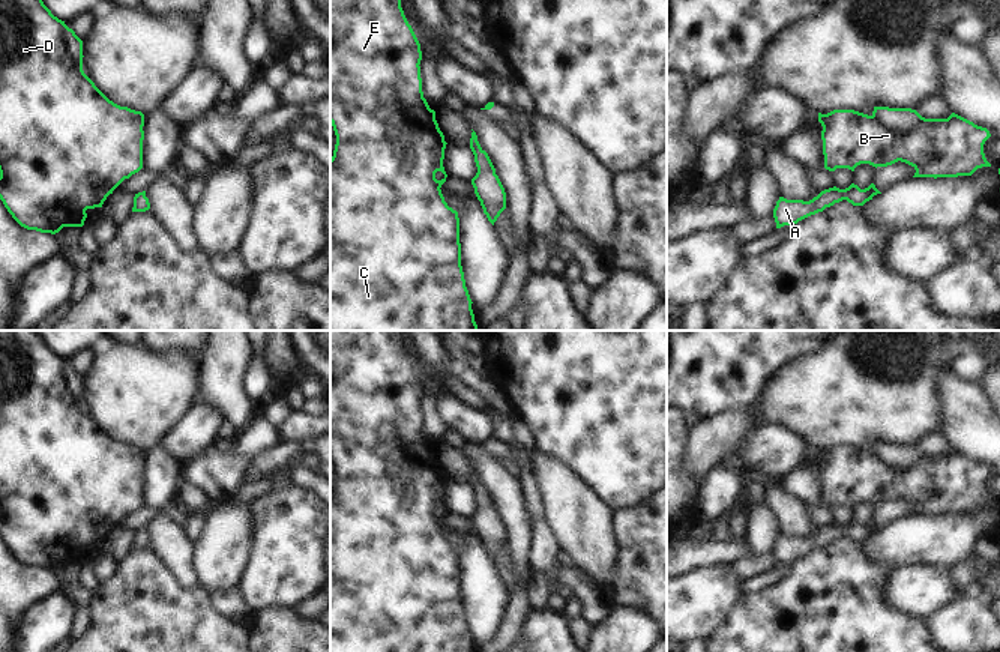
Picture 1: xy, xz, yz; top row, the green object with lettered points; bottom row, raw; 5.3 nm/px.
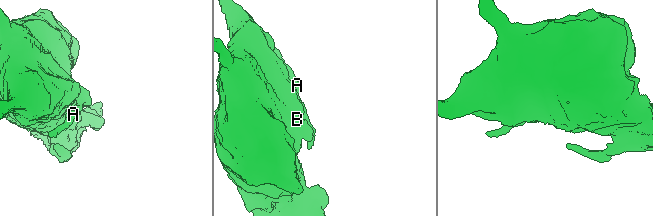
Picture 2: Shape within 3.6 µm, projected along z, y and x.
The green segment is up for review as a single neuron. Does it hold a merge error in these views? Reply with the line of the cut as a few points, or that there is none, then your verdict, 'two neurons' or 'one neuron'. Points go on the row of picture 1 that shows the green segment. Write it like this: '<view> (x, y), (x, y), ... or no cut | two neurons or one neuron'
no cut | one neuron

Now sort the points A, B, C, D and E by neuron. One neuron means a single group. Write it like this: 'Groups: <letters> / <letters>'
Groups: A B C D E

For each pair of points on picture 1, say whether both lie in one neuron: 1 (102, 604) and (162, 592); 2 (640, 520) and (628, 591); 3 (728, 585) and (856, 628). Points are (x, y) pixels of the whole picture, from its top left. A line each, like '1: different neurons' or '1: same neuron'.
1: same neuron
2: same neuron
3: different neurons

